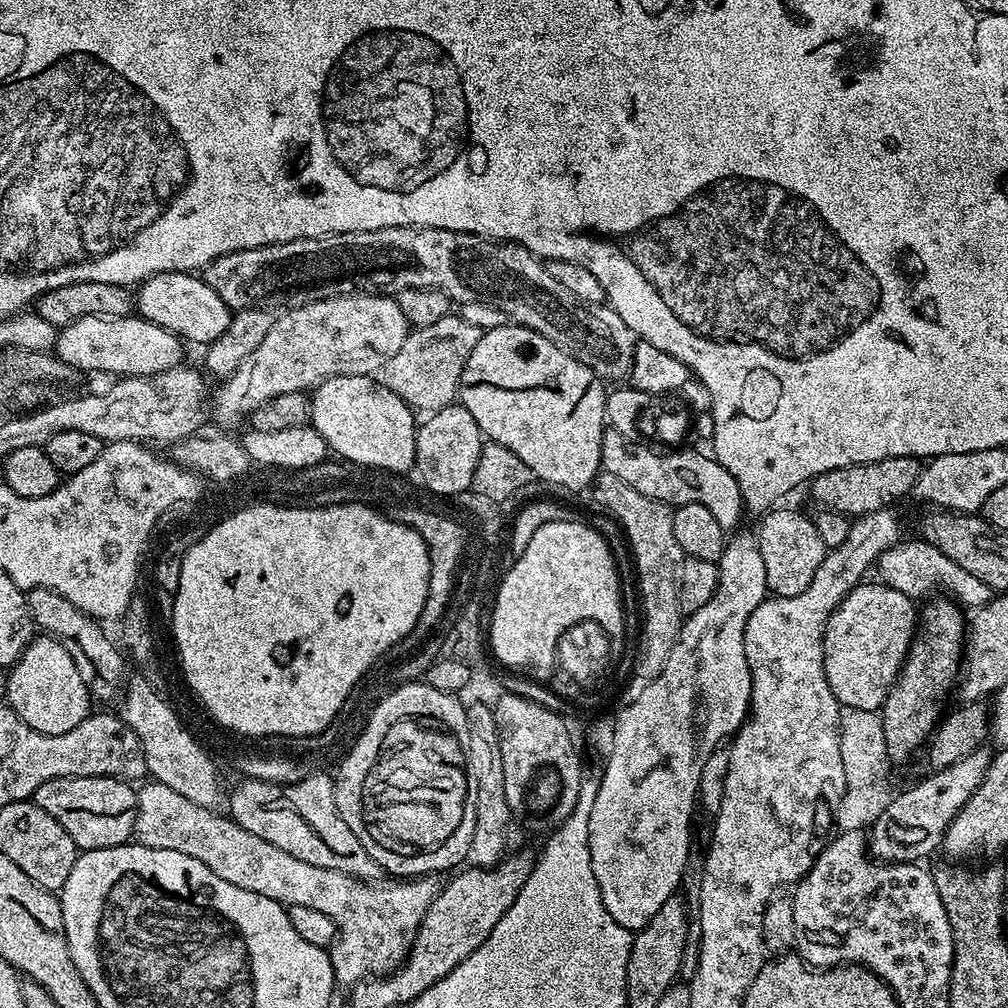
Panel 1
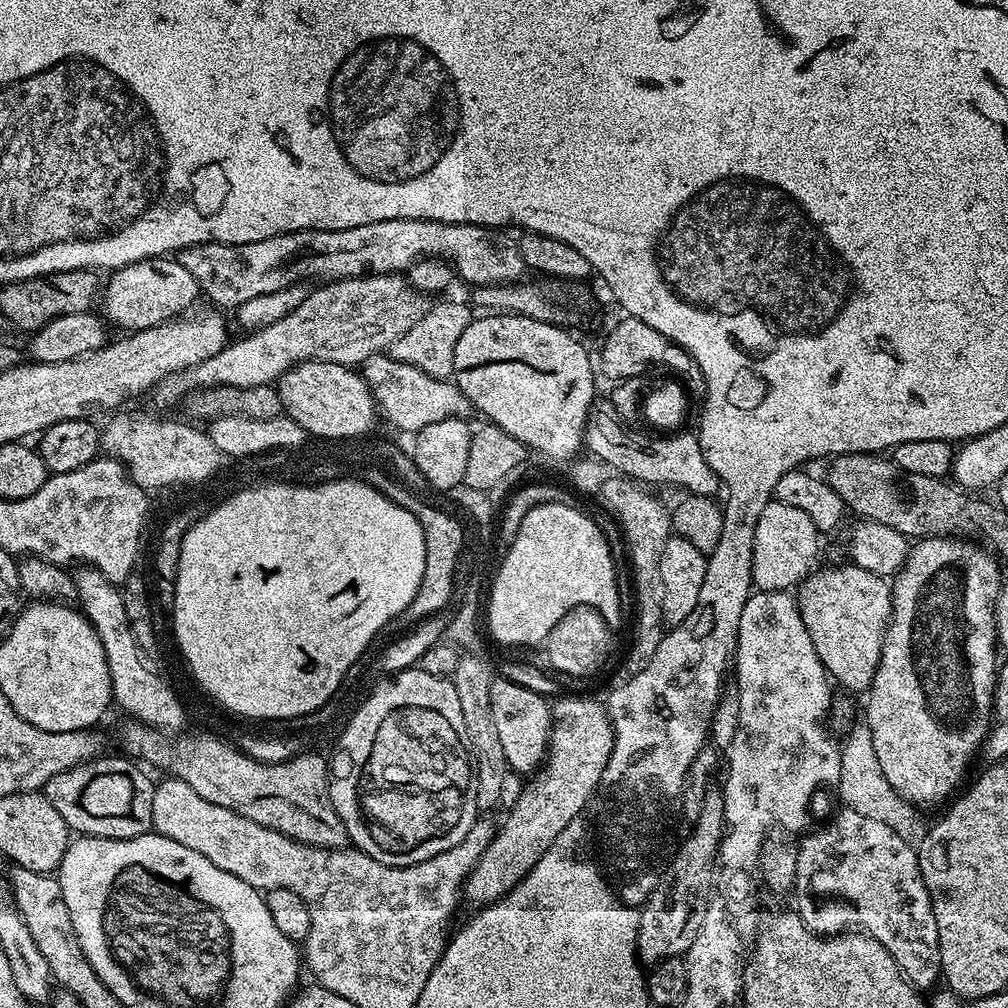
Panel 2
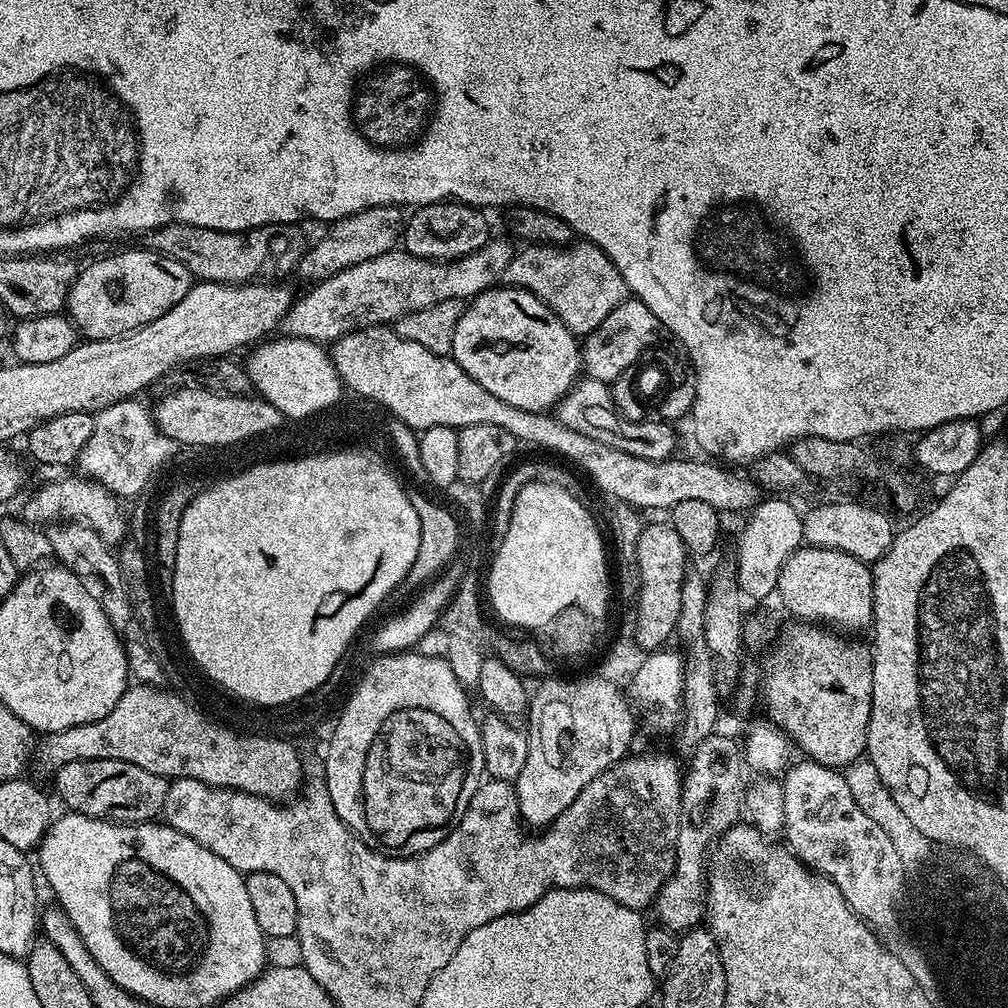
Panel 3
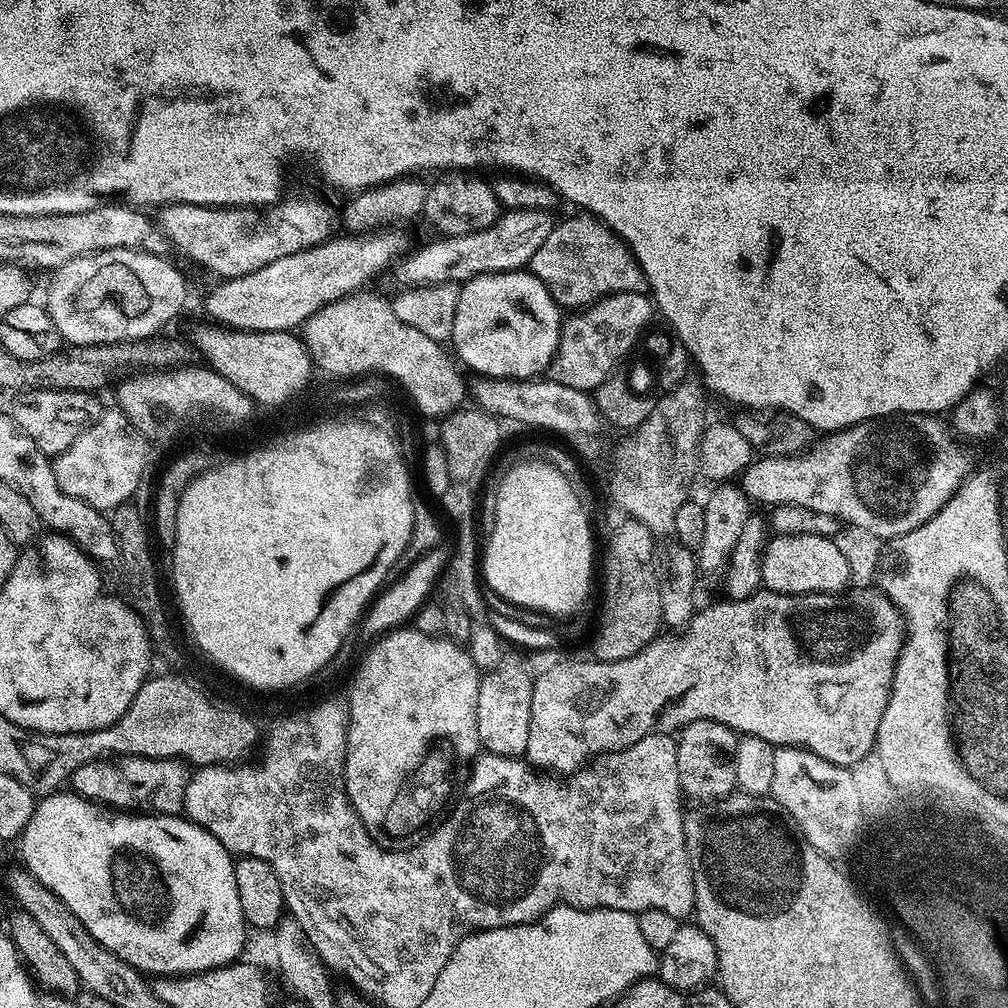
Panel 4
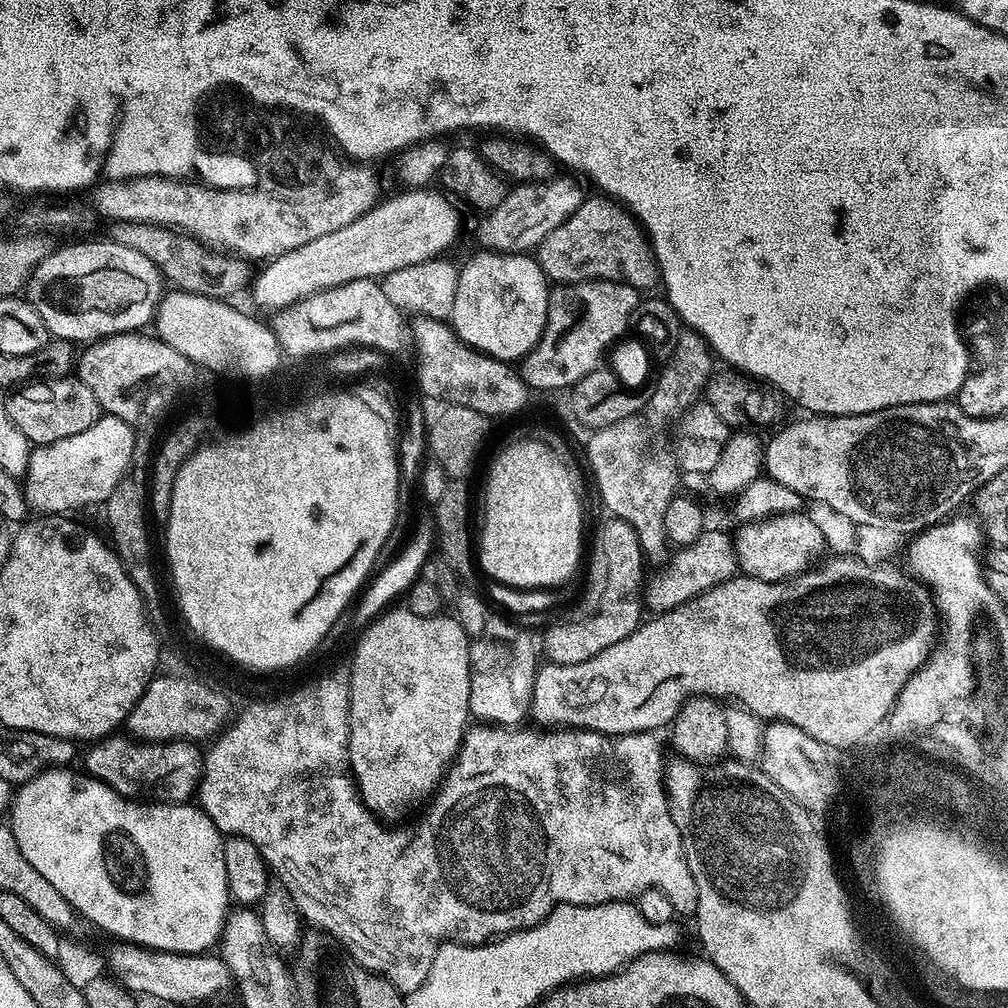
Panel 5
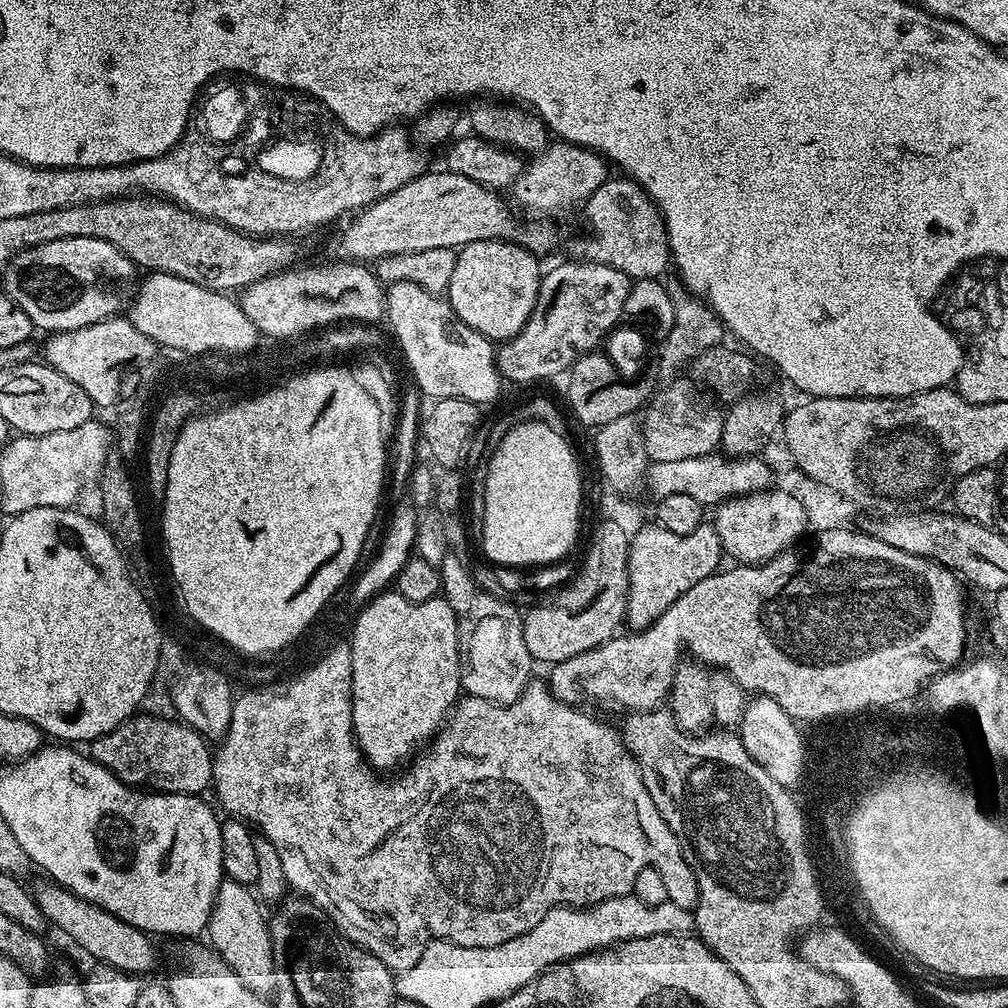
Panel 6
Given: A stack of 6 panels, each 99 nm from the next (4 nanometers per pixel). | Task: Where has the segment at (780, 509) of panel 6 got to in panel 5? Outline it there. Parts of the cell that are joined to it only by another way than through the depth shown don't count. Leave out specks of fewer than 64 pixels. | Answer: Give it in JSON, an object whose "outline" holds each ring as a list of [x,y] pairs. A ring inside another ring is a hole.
{"outline":[[[803,511],[754,520],[745,523],[741,528],[744,529],[734,536],[739,569],[743,575],[766,582],[778,582],[799,576],[801,572],[813,567],[826,552],[822,531],[818,530],[818,526]]]}

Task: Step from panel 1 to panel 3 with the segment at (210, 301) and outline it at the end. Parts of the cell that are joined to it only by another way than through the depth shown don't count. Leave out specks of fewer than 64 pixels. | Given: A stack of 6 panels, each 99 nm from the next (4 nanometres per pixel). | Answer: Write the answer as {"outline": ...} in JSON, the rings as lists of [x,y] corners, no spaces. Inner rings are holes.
{"outline":[[[143,250],[144,252],[120,252],[117,256],[104,256],[93,264],[79,269],[76,281],[68,295],[67,315],[76,325],[77,333],[90,340],[109,340],[115,336],[126,336],[135,328],[154,322],[154,318],[162,318],[166,310],[178,306],[190,287],[188,271],[182,262],[174,262],[174,258],[163,256],[161,252]]]}

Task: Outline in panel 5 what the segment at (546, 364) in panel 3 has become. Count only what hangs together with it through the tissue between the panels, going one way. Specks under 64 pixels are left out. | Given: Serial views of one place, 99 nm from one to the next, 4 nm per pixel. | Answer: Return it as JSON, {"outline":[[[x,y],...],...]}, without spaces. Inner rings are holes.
{"outline":[[[477,251],[477,256],[469,258],[460,268],[458,294],[454,298],[454,310],[450,317],[450,327],[463,344],[484,352],[496,360],[520,362],[539,343],[548,321],[548,297],[550,281],[544,275],[535,255],[522,252]]]}

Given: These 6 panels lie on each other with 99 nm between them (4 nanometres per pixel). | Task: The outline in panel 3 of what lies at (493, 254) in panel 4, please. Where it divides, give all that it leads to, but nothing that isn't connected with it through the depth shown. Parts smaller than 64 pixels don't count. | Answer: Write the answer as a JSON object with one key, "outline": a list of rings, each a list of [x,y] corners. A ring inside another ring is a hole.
{"outline":[[[489,239],[478,250],[457,260],[423,260],[403,250],[393,250],[370,262],[342,270],[330,278],[313,283],[304,297],[293,303],[284,316],[283,335],[303,340],[335,342],[357,328],[388,326],[410,315],[447,300],[469,301],[479,292],[493,287],[510,266],[514,247],[508,240]]]}

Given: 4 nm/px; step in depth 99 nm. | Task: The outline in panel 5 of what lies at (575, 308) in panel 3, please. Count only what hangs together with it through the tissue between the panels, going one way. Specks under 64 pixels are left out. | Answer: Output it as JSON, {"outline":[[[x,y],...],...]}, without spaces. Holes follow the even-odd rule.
{"outline":[[[603,194],[592,195],[584,199],[582,206],[578,206],[562,226],[550,230],[535,249],[534,255],[544,275],[557,285],[577,284],[583,280],[617,280],[637,290],[657,287],[660,268],[636,217],[623,203]]]}

